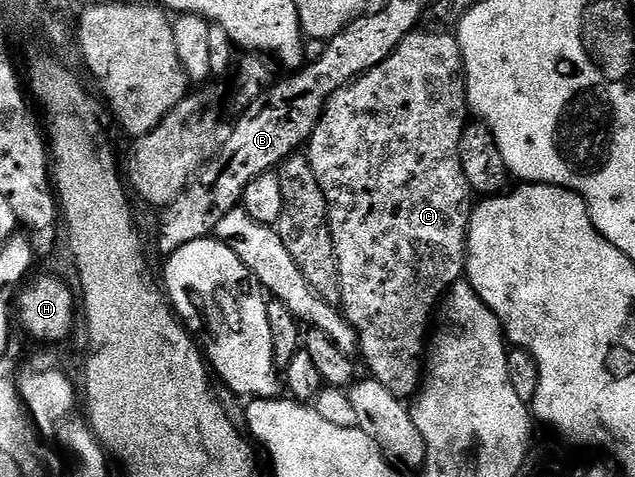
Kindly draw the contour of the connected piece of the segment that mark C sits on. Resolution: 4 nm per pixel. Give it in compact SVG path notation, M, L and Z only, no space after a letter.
M414 30L410 36L403 42L399 42L399 46L395 51L382 62L379 66L372 68L370 72L360 76L358 80L350 82L346 88L341 88L334 96L330 97L325 112L321 116L321 121L315 126L313 136L309 139L307 145L307 165L313 171L314 181L320 186L325 195L326 202L329 203L329 228L333 231L333 244L337 254L337 268L341 274L341 290L339 293L340 299L345 299L343 305L344 317L349 321L350 326L357 331L359 352L360 355L365 355L365 364L369 367L368 375L372 379L378 380L387 390L391 390L391 394L395 394L400 400L408 401L410 398L416 397L423 379L423 361L427 356L427 337L430 335L431 327L429 328L429 319L434 319L435 313L438 311L439 305L444 301L448 291L462 279L467 272L467 253L469 250L469 223L473 217L473 209L475 207L475 193L471 185L469 185L469 175L465 173L465 163L461 160L461 141L465 138L465 125L471 116L469 100L465 97L465 60L461 56L461 47L457 41L456 35L449 30L441 30L445 32L421 32L422 30Z

